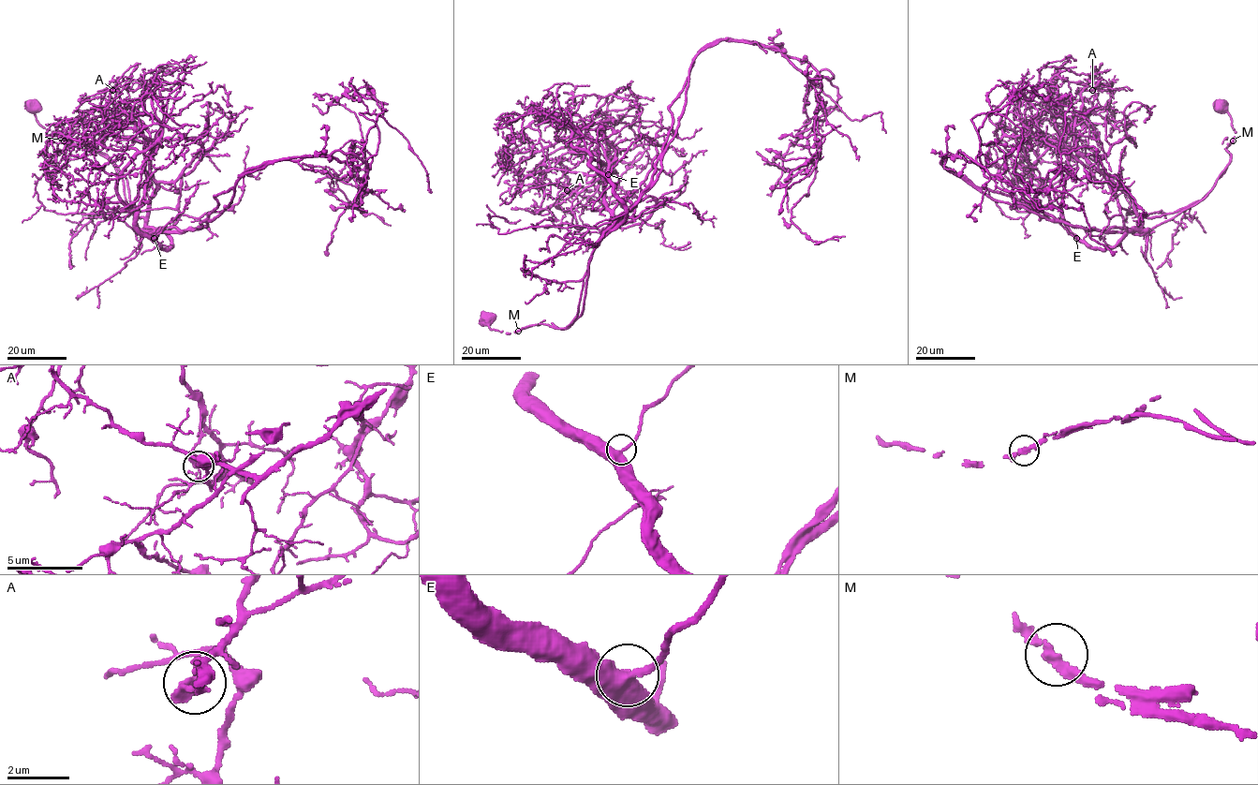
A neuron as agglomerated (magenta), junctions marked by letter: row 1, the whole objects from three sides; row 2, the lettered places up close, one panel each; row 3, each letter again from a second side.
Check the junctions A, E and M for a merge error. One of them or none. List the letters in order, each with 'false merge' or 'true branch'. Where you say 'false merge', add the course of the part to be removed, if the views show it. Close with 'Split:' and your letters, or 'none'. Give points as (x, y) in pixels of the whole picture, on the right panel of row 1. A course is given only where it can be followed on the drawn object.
A: false merge; foreign part runs (1092, 89), (1073, 147), (1140, 226), (1074, 227), (941, 163), (976, 159), (984, 117), (1023, 88), (1097, 103)
E: true branch
M: true branch
Split: A

